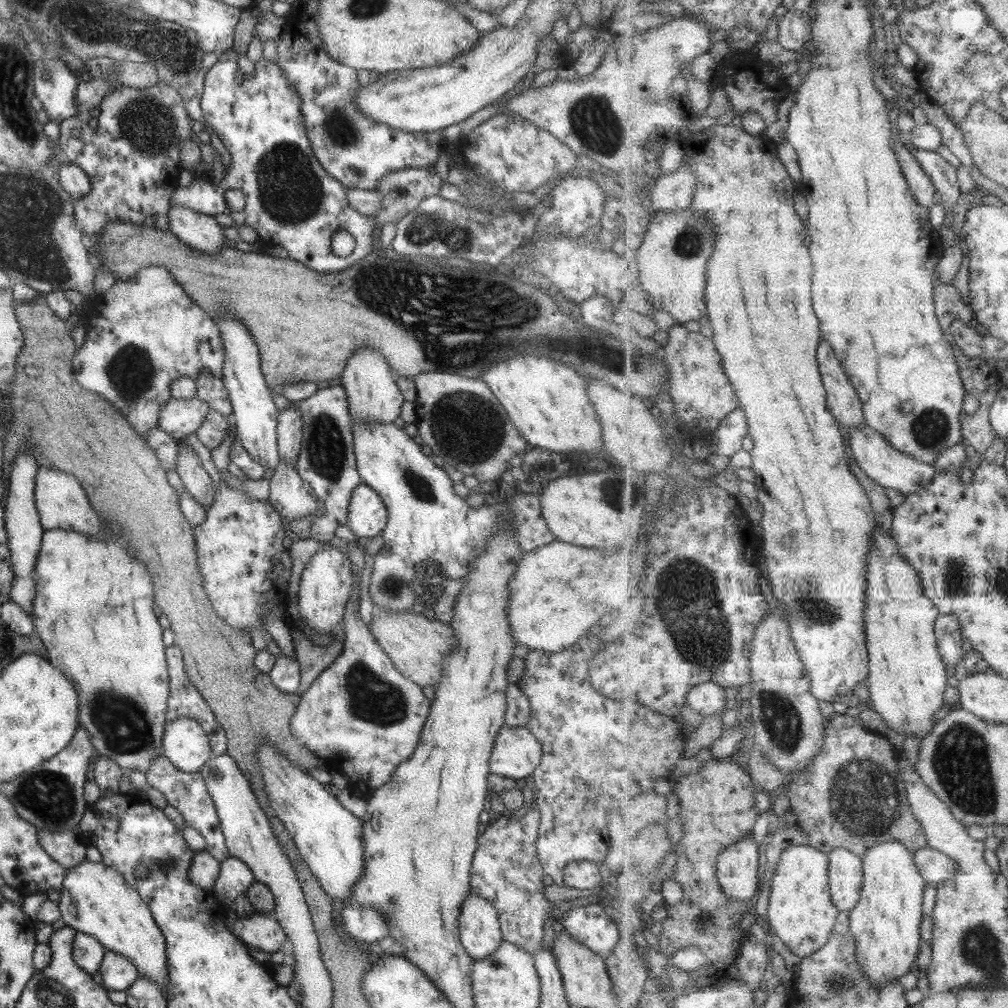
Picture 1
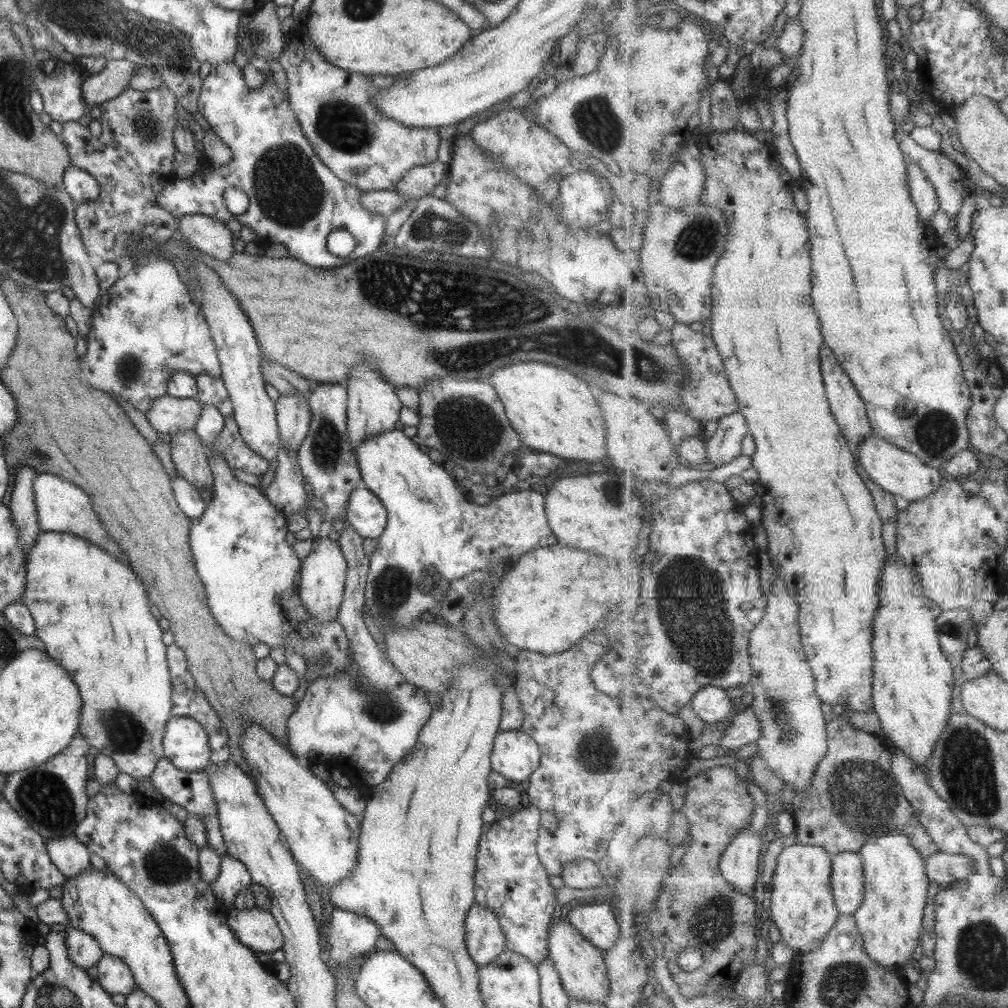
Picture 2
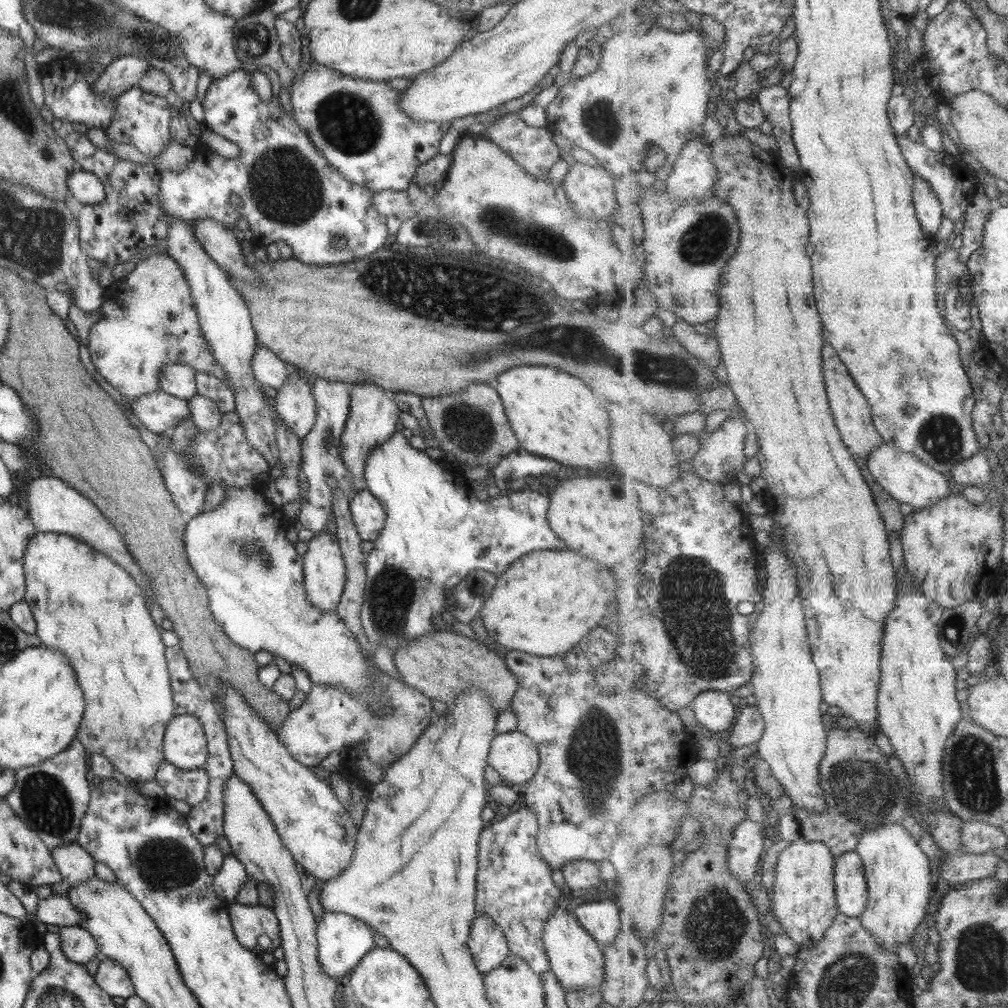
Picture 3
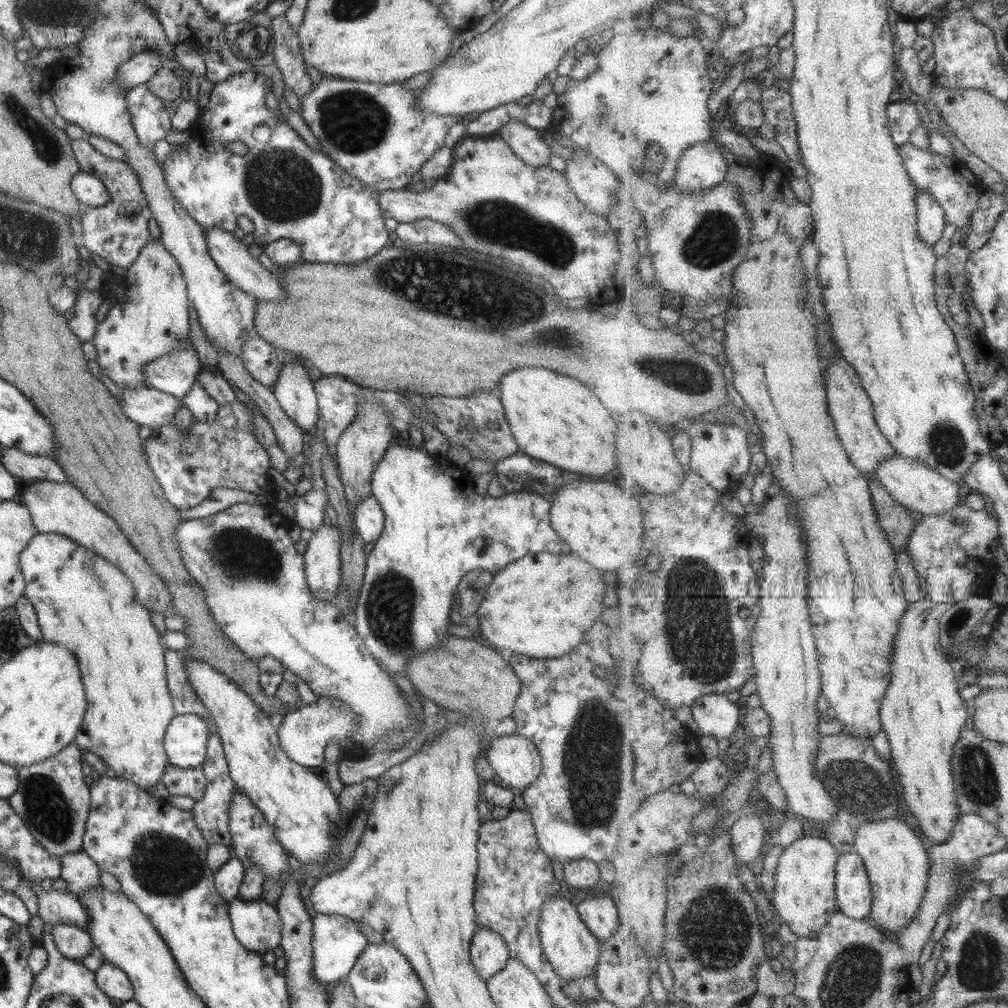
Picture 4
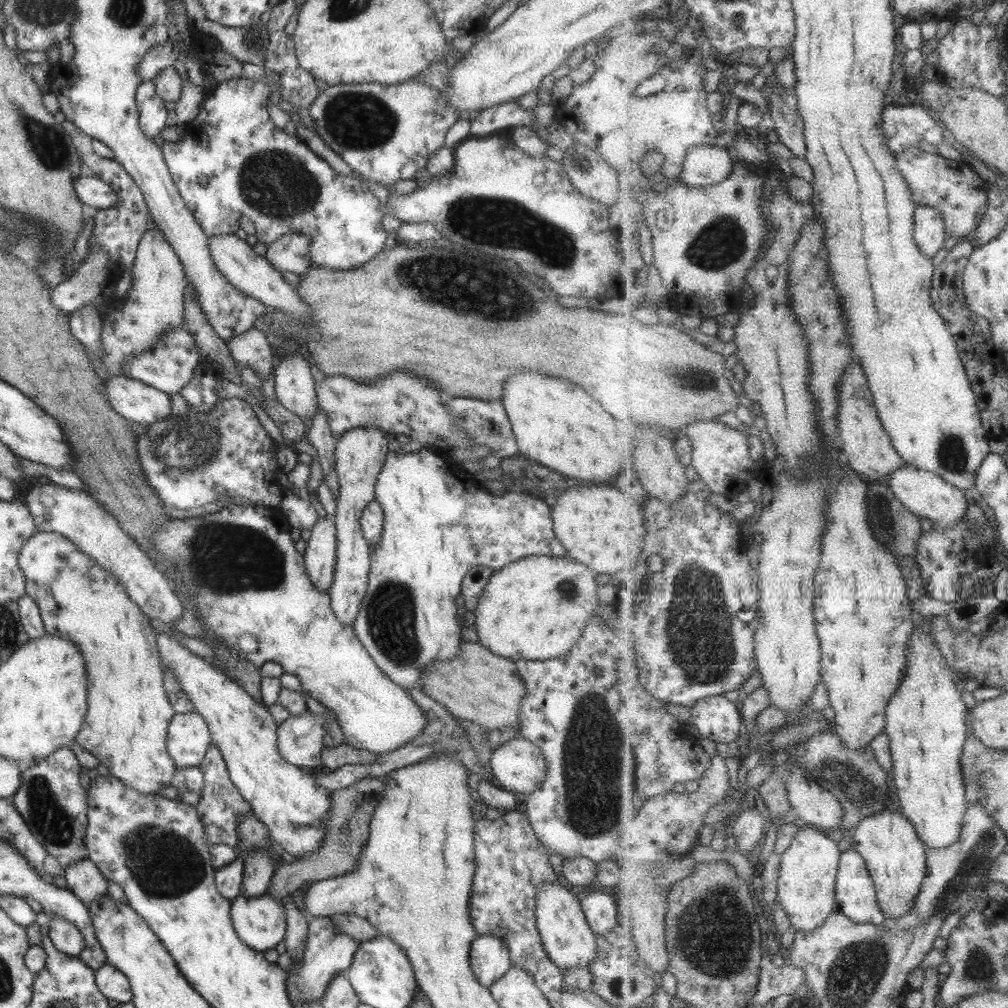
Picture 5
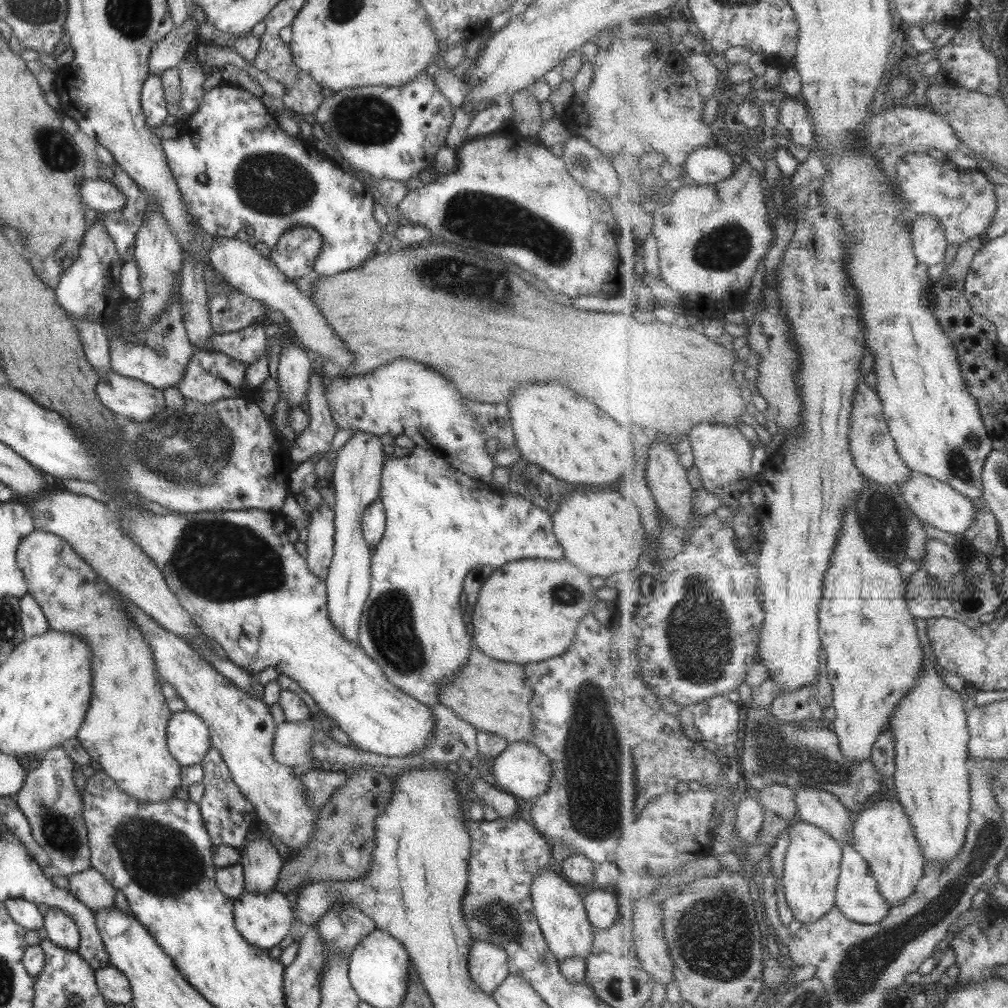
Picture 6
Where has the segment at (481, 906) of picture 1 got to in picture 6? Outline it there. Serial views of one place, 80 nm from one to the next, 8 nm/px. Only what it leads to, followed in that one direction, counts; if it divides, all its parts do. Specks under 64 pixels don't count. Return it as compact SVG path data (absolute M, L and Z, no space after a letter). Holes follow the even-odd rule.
M472 941L467 970L479 990L490 995L509 974L506 952L489 941Z

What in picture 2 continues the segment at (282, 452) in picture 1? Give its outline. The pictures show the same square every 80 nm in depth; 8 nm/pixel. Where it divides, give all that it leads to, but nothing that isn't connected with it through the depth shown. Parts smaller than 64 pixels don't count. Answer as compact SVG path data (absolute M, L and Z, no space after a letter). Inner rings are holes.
M300 394L279 396L274 401L280 444L291 452L299 450L308 431L310 412L306 397Z

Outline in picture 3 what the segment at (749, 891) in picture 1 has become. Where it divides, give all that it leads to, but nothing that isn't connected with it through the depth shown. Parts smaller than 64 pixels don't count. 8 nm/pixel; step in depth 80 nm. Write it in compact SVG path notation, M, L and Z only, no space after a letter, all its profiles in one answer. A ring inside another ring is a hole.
M747 820L734 830L729 847L729 868L737 878L753 881L760 876L763 850L768 841L764 836L764 824Z

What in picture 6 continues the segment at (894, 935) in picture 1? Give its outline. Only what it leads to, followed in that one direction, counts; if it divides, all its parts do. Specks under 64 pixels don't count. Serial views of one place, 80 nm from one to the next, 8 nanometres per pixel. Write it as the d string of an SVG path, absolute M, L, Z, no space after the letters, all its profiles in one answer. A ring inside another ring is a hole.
M881 794L870 808L863 809L857 814L853 836L852 845L869 863L885 900L892 907L904 904L916 892L917 885L924 877L927 860L908 814L898 798L886 798Z

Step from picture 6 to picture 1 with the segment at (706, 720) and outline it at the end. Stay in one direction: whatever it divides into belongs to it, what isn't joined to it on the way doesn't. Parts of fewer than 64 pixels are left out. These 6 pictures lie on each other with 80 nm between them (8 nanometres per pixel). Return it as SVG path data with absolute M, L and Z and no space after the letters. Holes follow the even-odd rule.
M703 682L693 686L687 696L687 704L703 716L713 716L725 710L725 687L715 682Z

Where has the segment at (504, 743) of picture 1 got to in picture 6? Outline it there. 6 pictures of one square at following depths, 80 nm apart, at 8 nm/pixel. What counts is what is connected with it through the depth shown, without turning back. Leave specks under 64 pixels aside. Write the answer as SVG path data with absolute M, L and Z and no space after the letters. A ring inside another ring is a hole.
M525 741L506 743L506 747L495 758L491 758L491 767L499 790L526 801L543 794L543 791L548 789L552 776L547 757L531 742Z

